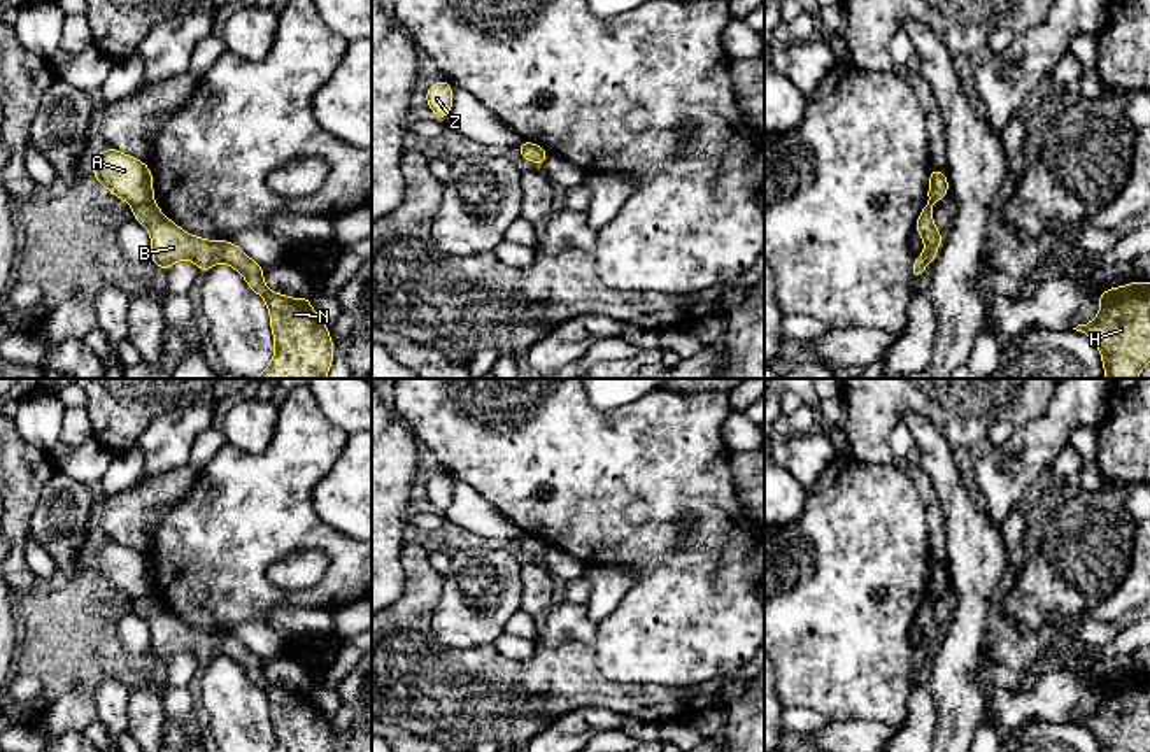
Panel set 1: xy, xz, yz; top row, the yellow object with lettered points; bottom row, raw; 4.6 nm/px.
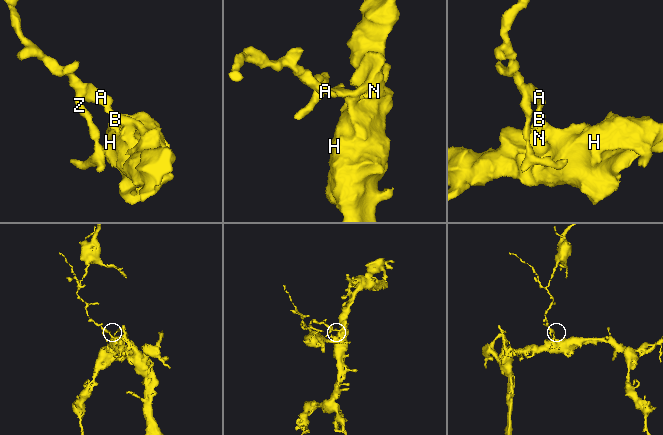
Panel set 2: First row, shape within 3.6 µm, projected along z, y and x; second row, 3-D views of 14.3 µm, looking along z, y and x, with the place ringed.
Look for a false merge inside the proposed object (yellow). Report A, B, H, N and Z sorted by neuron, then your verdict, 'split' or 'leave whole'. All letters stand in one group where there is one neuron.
A Z / B H N; split

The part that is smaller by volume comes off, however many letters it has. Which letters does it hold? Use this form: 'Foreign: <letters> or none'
Foreign: A, Z

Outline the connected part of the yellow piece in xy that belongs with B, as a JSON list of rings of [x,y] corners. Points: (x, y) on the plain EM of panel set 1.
[[[156,594],[133,599],[133,614],[147,621],[153,657],[170,663],[175,654],[189,652],[202,664],[216,656],[233,659],[247,678],[266,694],[275,745],[272,752],[333,752],[328,719],[312,701],[310,691],[289,691],[265,678],[263,659],[237,636],[207,633],[181,622]]]

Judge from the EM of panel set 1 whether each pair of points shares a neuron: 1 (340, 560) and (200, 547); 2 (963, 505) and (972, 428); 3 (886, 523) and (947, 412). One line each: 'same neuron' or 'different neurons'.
1: same neuron
2: different neurons
3: different neurons

